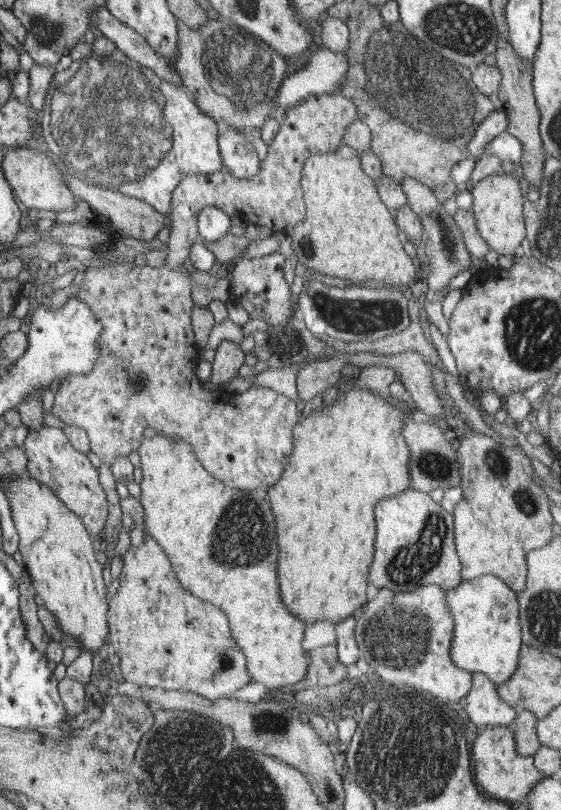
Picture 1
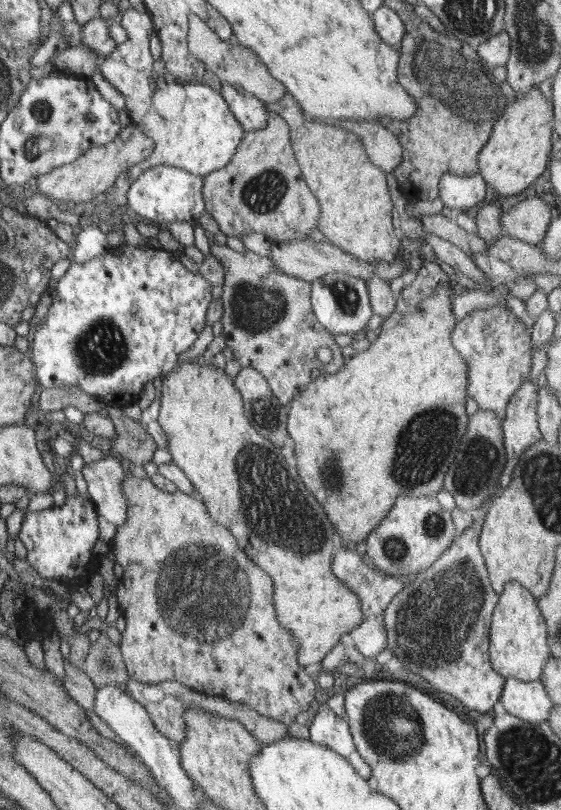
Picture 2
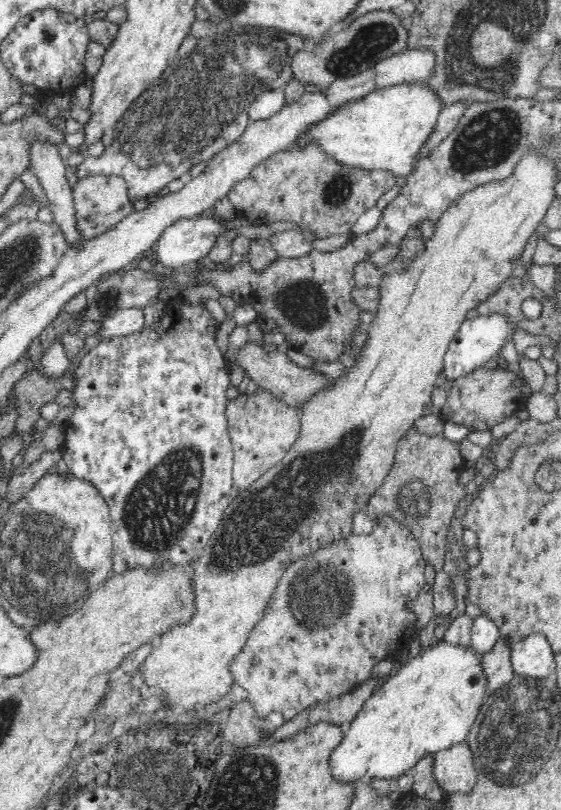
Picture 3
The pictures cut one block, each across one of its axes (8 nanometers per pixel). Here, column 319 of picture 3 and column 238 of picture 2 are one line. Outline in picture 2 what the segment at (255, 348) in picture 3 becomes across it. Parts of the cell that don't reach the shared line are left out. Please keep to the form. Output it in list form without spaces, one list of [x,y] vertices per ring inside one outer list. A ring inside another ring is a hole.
[[[241,367],[235,378],[251,425],[272,444],[282,446],[289,437],[288,406],[279,402],[270,390],[266,377],[254,367]]]

